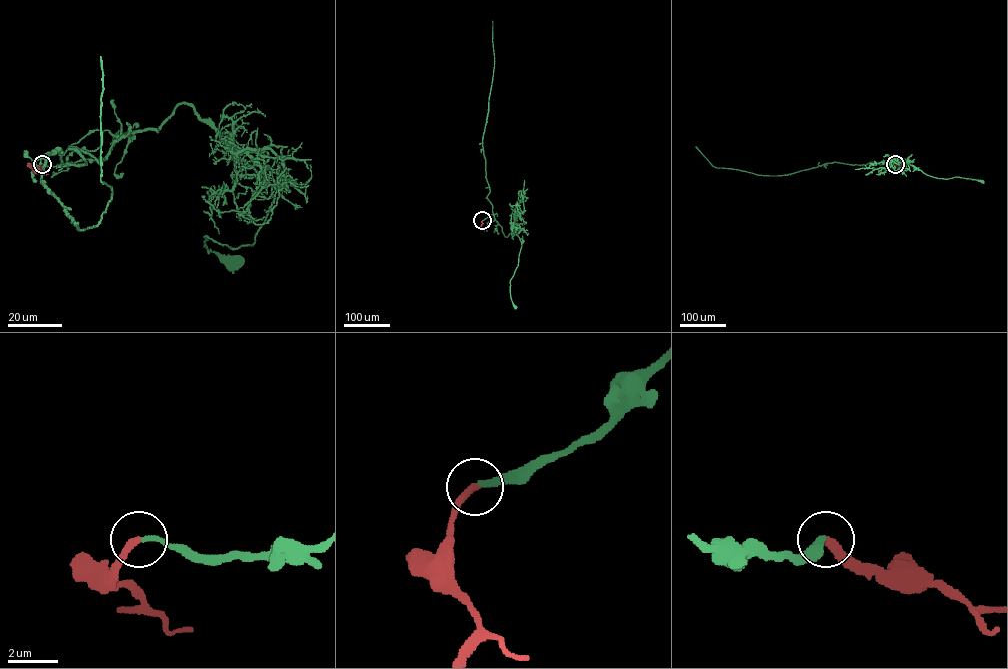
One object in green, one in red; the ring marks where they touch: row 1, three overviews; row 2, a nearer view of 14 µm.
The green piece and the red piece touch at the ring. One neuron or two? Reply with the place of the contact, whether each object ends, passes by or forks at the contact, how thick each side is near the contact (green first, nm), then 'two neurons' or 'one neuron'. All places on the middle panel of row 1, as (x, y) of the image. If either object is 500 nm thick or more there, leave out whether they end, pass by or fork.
place (482, 220); green ends; red ends; calibres 200 and 280 nm; one neuron

